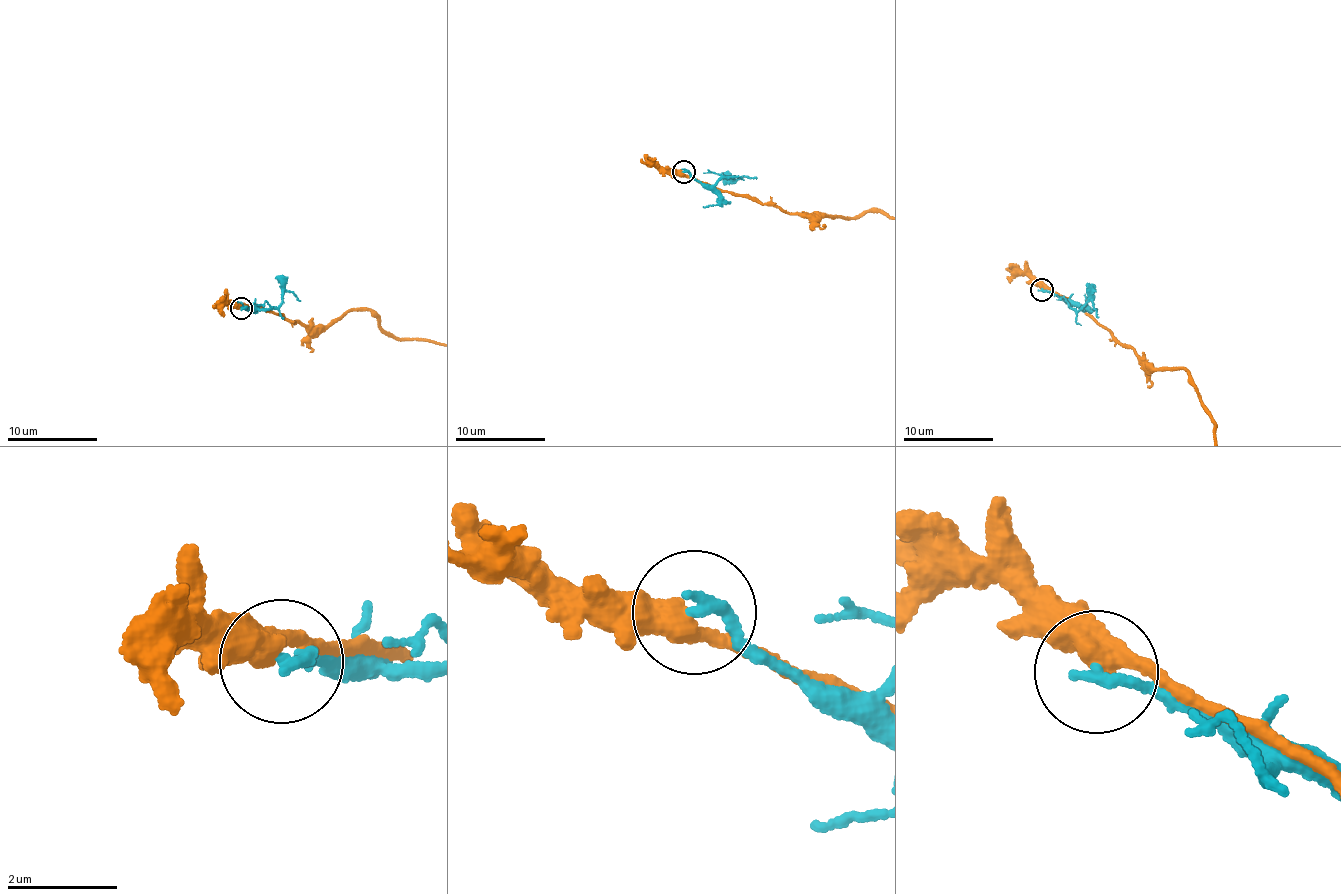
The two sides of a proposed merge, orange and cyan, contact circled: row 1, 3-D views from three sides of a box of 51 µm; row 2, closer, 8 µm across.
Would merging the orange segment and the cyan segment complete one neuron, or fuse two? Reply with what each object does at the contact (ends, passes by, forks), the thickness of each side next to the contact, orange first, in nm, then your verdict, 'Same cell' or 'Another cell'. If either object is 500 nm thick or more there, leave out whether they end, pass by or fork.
At the ring orange passes by. At the ring cyan ends. Thickness 400 nm (orange) against 240 nm. Another cell

